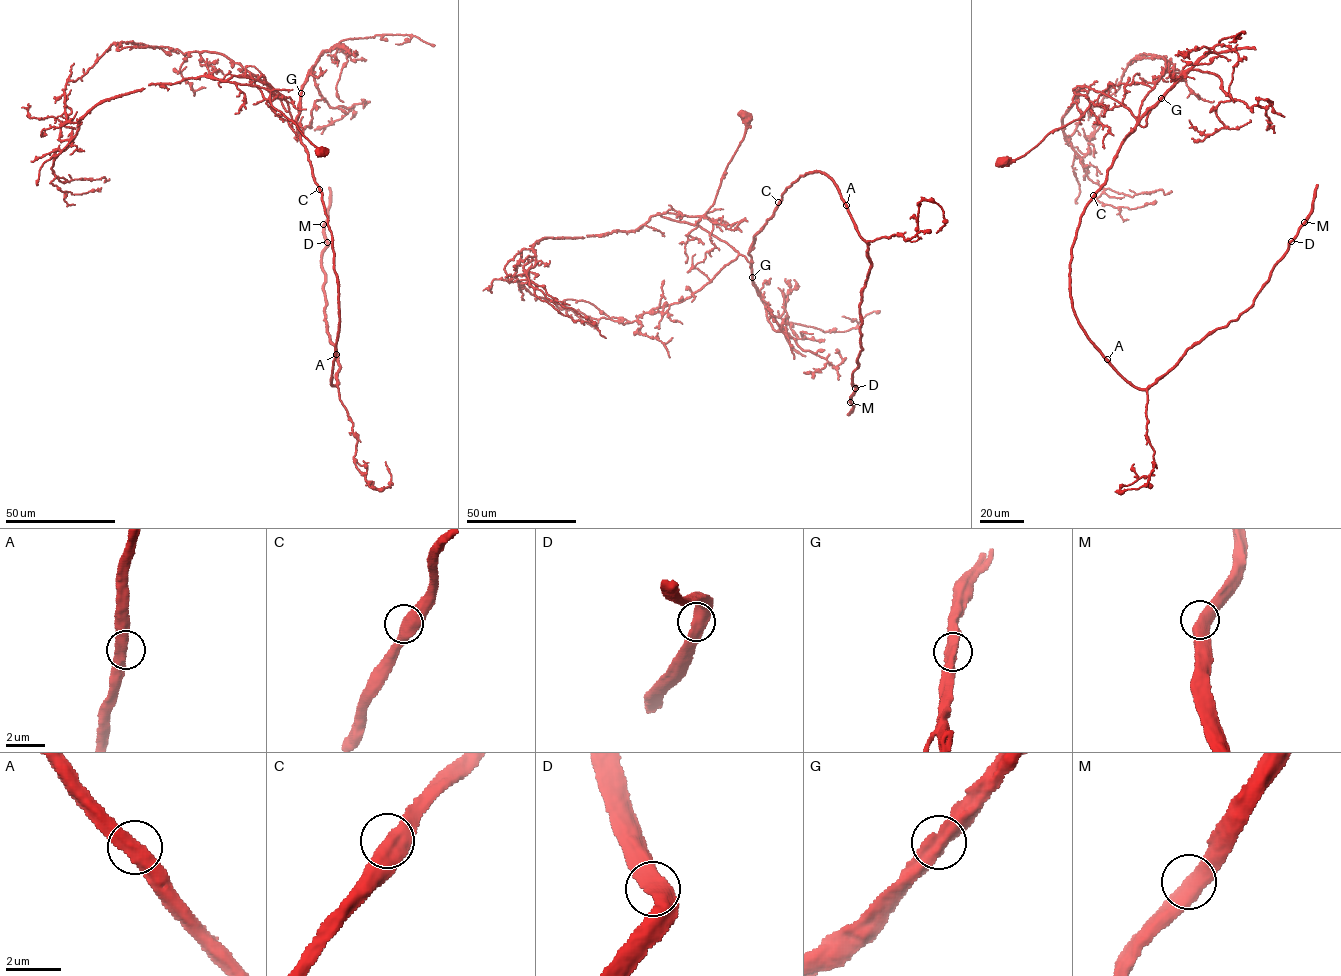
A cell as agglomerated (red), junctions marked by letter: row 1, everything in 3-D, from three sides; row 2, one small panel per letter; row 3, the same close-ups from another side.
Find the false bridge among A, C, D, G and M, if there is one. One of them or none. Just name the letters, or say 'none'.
G

